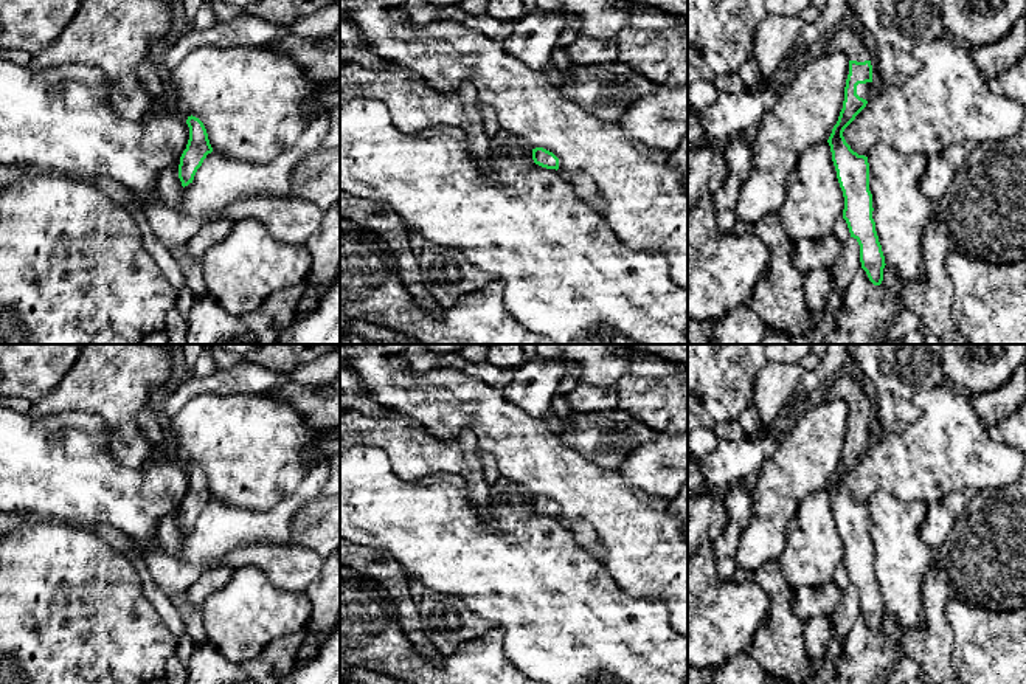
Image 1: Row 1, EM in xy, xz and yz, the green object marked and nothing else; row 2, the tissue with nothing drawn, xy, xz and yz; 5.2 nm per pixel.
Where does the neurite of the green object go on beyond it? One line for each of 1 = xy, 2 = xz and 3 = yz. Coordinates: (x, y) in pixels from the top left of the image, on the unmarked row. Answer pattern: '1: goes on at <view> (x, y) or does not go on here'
1: does not go on here
2: does not go on here
3: goes on at yz (849, 386)

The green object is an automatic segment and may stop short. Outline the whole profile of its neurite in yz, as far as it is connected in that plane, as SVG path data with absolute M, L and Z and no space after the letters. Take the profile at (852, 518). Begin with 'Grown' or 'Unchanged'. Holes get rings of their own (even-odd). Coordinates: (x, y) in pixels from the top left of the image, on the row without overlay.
Grown. M846 369L843 375L823 386L818 397L843 400L849 405L843 456L827 490L844 544L843 566L847 571L851 585L860 592L861 616L874 633L880 633L886 611L872 566L869 510L868 504L854 499L843 484L844 476L866 454L875 437L869 392L861 377Z

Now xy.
Unchanged. M191 462L186 472L189 475L189 487L179 512L179 526L183 535L192 530L197 516L206 503L213 499L203 470Z

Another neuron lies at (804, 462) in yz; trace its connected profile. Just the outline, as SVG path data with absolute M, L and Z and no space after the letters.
M816 397L781 445L762 462L751 489L751 515L736 555L737 568L756 571L778 560L787 526L809 493L829 487L838 468L849 405Z

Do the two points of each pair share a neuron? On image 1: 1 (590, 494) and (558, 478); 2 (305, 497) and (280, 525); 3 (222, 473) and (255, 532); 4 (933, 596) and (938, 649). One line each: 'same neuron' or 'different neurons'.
1: same neuron
2: same neuron
3: different neurons
4: same neuron

